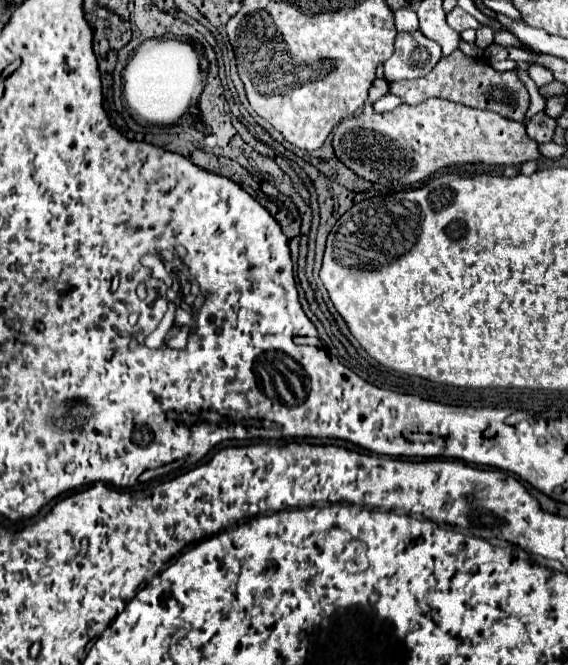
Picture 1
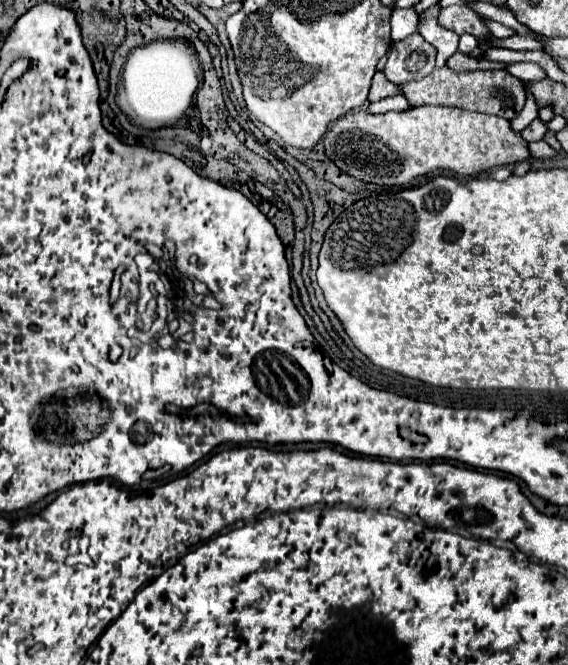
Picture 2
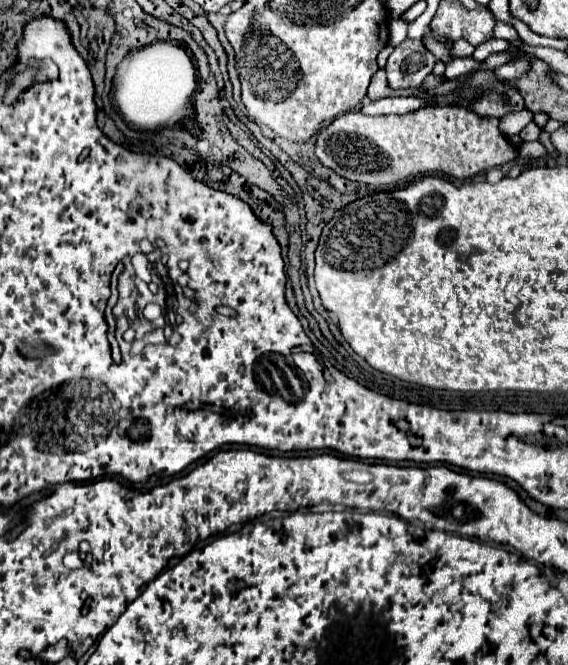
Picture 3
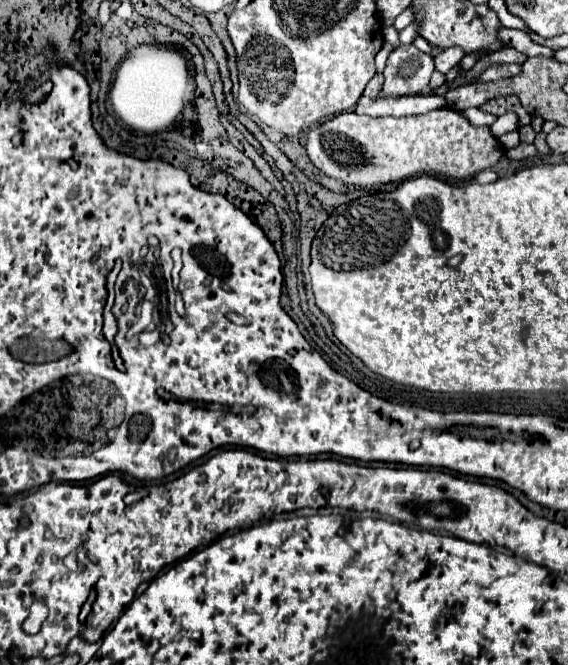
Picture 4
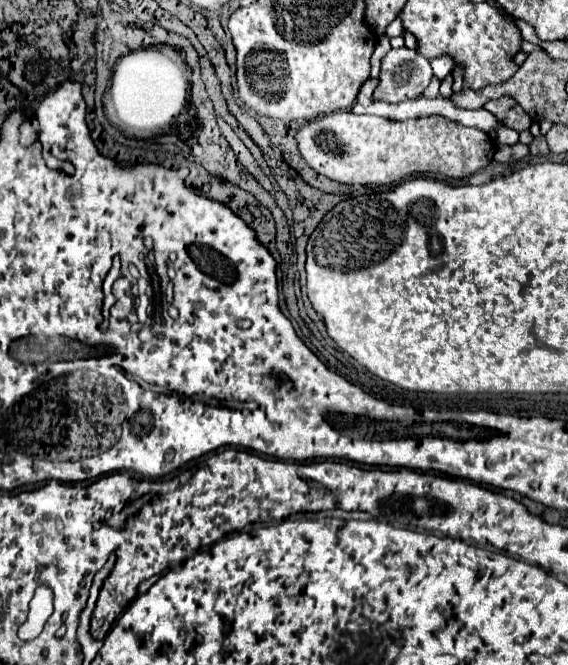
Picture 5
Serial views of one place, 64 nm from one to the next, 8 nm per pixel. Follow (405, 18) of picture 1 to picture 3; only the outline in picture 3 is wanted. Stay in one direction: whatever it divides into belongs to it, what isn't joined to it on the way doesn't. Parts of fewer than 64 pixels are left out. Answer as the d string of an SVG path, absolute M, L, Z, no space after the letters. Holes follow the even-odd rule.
M402 18L390 20L390 28L388 28L388 44L390 44L390 46L398 46L398 44L406 38L406 30L408 30L408 22L404 22Z

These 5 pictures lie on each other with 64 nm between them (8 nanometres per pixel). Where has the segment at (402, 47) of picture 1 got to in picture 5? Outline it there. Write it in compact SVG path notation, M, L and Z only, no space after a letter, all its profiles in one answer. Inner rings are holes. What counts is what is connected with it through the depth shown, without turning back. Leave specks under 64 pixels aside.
M410 48L390 50L382 58L374 100L398 104L418 98L432 80L430 62Z

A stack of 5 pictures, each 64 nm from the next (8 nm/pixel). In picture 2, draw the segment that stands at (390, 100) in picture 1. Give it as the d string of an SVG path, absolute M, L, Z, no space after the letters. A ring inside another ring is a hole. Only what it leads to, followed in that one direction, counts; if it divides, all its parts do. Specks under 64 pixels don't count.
M390 96L390 98L382 98L378 102L372 102L368 106L368 110L372 114L380 114L380 112L402 112L410 108L410 102L404 96Z

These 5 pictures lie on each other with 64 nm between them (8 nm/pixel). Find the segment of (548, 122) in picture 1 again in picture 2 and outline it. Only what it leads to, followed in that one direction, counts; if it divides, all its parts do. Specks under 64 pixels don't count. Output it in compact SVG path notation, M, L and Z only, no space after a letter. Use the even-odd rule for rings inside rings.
M534 120L528 128L524 128L522 130L522 136L524 136L524 140L526 142L536 142L536 140L542 140L544 138L544 134L546 134L546 124L542 122L542 120Z

